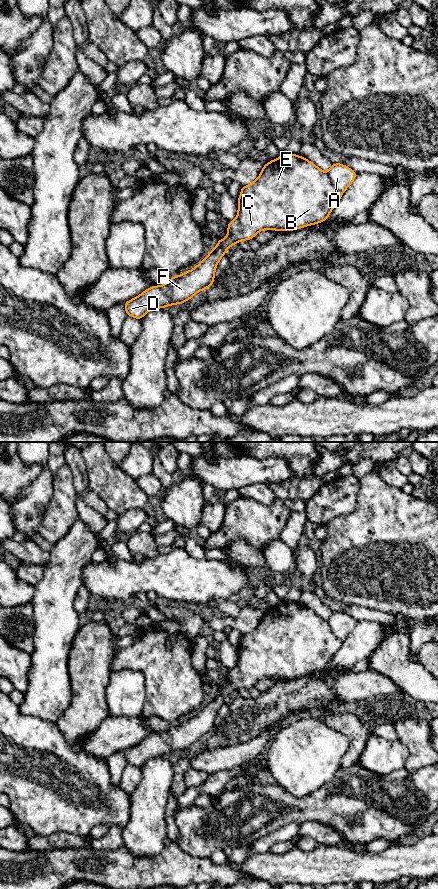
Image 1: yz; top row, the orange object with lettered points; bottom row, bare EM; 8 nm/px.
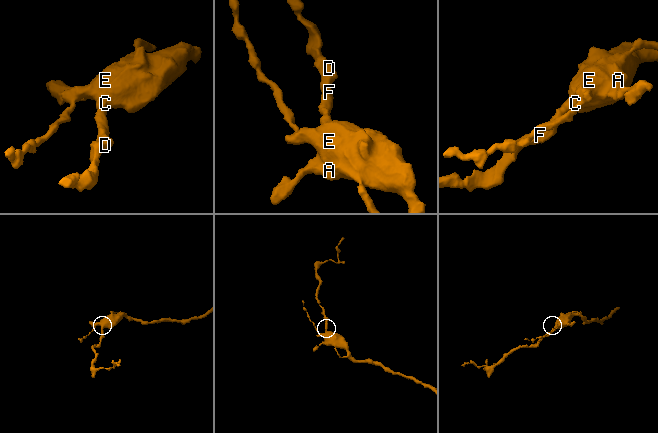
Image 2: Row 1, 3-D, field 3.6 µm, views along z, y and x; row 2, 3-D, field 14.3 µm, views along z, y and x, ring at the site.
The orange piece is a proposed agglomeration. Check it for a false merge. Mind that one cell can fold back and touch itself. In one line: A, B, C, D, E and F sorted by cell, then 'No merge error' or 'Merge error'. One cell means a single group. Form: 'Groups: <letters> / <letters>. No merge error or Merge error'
Groups: A B C D E F. No merge error

